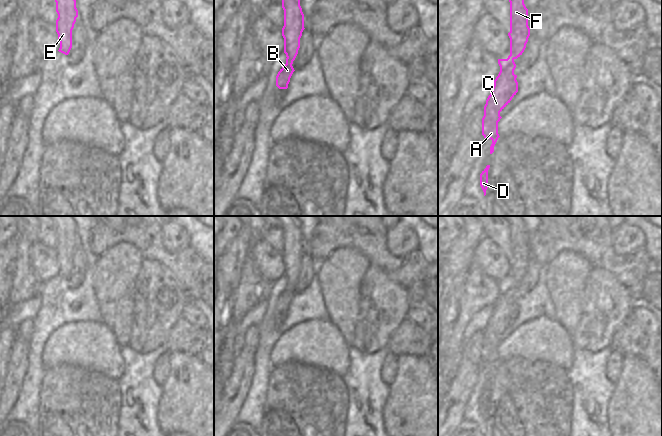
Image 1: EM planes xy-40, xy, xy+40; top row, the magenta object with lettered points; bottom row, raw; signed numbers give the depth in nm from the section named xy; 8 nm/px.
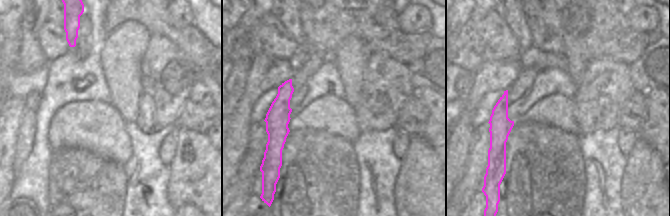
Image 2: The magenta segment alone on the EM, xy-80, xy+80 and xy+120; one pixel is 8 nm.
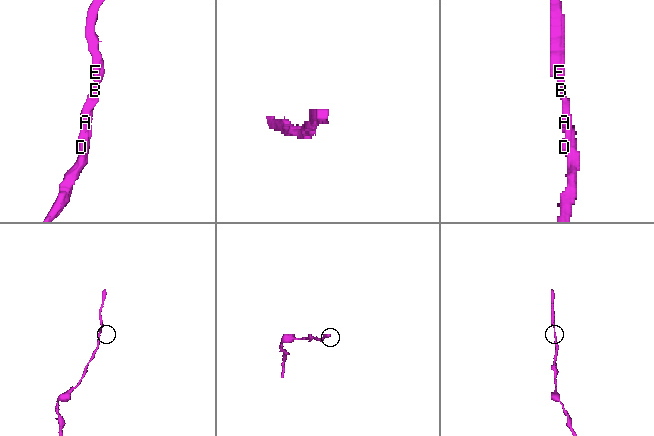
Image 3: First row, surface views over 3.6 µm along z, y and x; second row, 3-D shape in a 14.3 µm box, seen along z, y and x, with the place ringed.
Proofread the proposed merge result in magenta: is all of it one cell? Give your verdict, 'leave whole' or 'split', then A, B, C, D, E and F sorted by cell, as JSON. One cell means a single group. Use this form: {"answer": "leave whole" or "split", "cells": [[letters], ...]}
{"answer": "leave whole", "cells": [["A", "B", "C", "D", "E", "F"]]}

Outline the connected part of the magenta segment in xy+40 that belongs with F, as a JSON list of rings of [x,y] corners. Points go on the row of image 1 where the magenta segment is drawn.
[[[509,0],[510,2],[510,55],[507,59],[498,59],[500,72],[494,80],[492,92],[484,106],[482,118],[482,135],[485,139],[491,139],[490,154],[494,152],[494,146],[500,137],[498,134],[498,122],[502,118],[500,112],[510,103],[518,92],[517,75],[514,74],[515,59],[520,57],[526,48],[530,36],[528,26],[528,9],[524,0]]]

